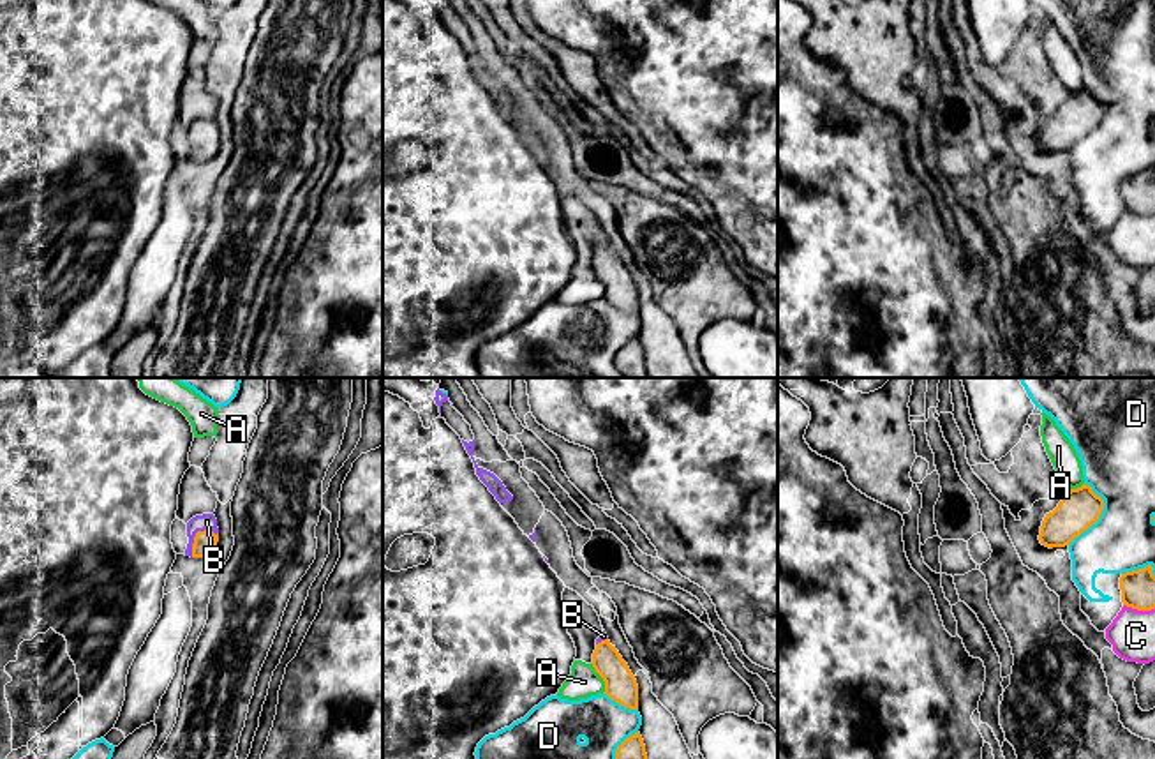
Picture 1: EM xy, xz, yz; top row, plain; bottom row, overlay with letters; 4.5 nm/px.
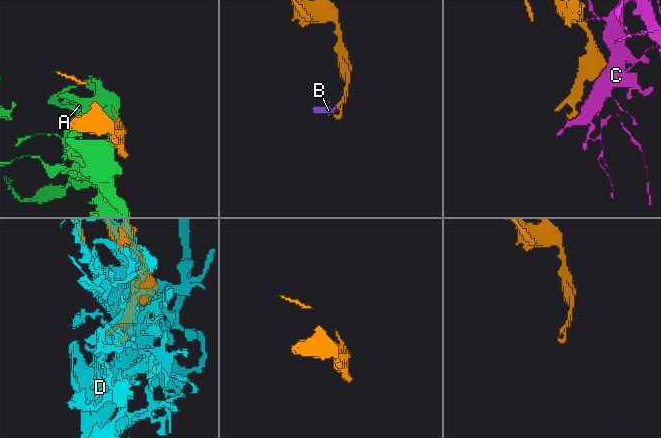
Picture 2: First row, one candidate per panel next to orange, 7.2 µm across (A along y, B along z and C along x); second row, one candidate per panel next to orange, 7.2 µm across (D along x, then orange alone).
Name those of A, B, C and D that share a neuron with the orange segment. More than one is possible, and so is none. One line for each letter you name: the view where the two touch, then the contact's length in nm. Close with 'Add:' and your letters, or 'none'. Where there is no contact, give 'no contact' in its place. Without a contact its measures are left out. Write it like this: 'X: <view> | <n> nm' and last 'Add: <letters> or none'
B: xy | 170 nm
Add: B

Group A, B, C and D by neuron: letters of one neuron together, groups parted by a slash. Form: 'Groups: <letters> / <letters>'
Groups: A / B / C / D

